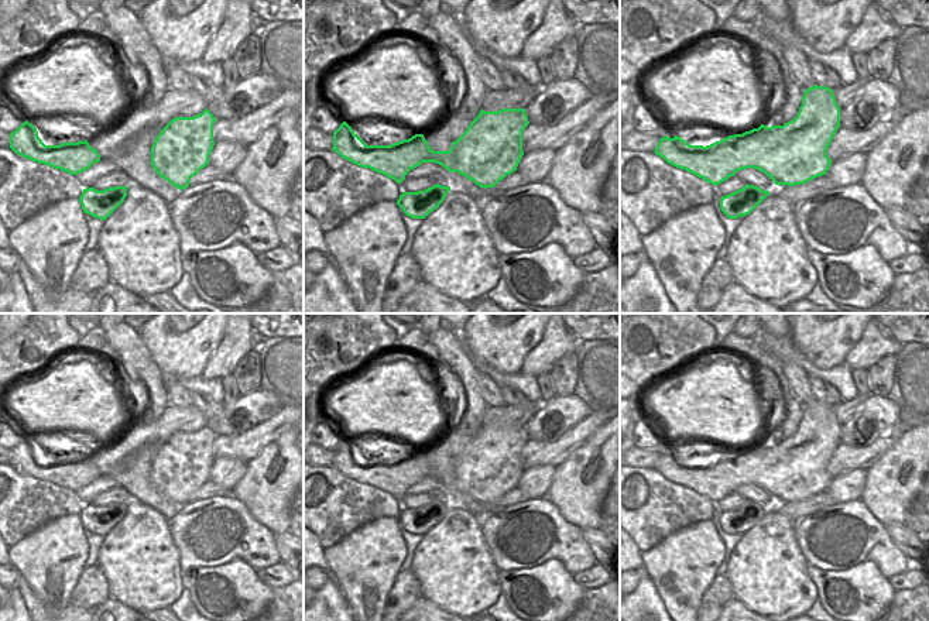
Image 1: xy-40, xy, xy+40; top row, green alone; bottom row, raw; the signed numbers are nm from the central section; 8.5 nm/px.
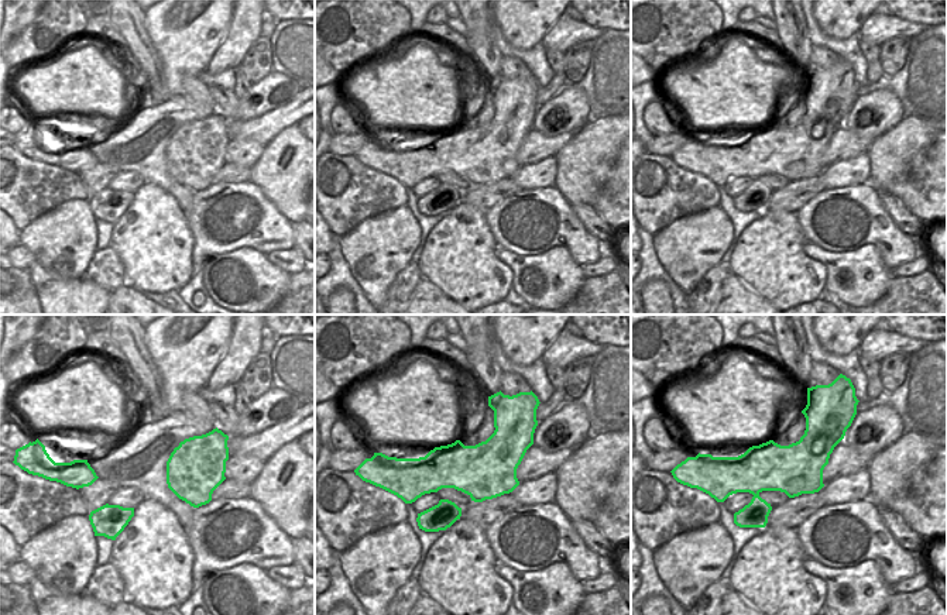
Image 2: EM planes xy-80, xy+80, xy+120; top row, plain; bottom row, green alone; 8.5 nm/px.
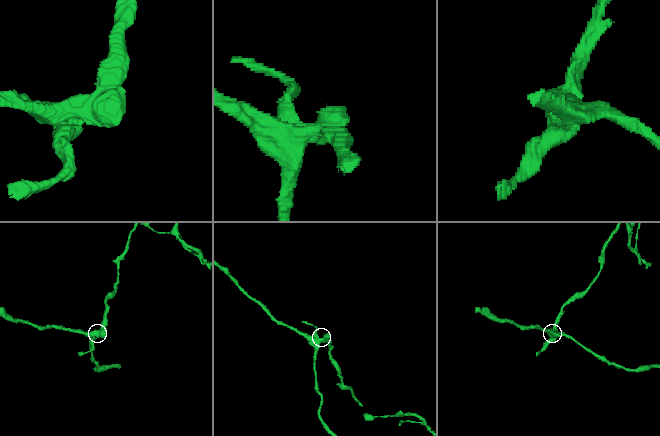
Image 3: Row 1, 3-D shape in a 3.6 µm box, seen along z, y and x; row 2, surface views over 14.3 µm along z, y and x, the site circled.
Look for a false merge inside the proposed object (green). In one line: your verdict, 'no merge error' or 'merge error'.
merge error

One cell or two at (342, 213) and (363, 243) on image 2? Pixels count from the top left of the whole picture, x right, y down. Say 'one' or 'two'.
two

